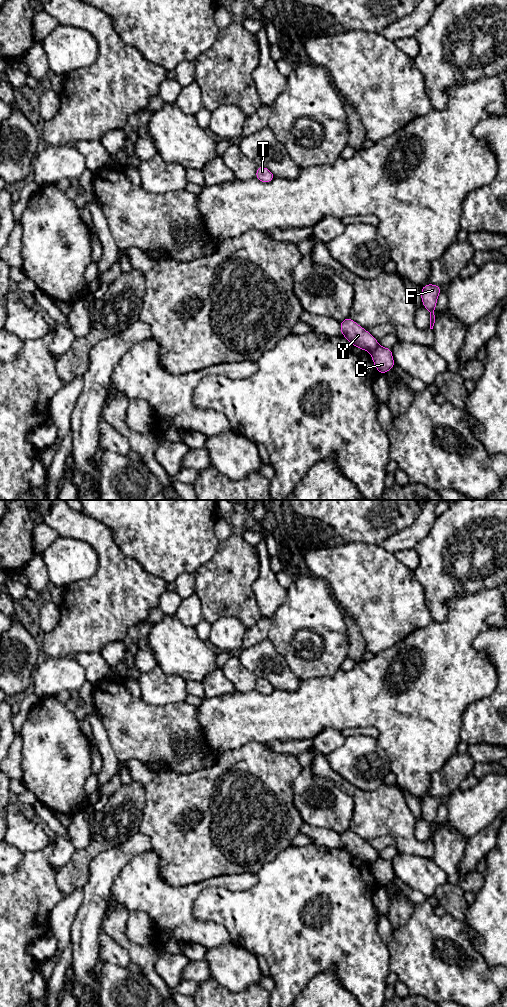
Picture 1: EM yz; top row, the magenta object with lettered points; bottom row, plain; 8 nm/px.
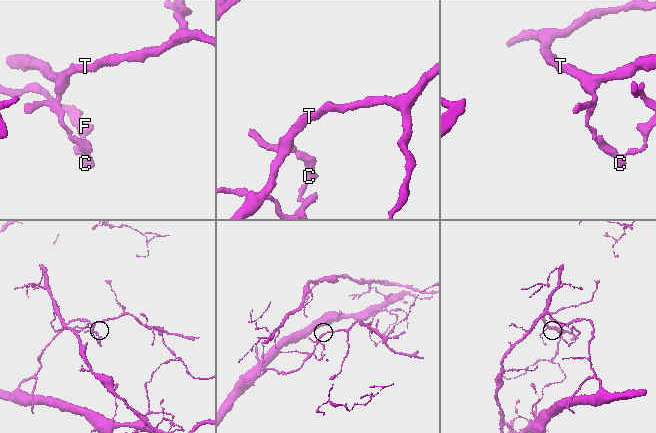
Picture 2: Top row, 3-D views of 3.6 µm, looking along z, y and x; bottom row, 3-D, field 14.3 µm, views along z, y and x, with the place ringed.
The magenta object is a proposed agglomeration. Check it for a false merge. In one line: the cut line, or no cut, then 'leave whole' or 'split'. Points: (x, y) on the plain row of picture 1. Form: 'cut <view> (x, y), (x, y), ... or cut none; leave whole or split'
cut yz (378, 857), (371, 865); split

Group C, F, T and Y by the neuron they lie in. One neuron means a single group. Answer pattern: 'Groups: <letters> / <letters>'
Groups: C F / T Y

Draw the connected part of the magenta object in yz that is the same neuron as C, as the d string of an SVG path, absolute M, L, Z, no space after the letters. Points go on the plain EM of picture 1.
M378 857L371 865L371 870L379 886L385 886L394 880L395 874L392 867L392 860L385 860Z

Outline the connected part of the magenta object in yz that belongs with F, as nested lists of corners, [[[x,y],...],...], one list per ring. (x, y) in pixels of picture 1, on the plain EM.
[[[428,795],[427,797],[423,798],[420,802],[422,817],[430,825],[430,841],[433,841],[435,835],[434,823],[436,820],[438,808],[441,804],[441,798]]]

